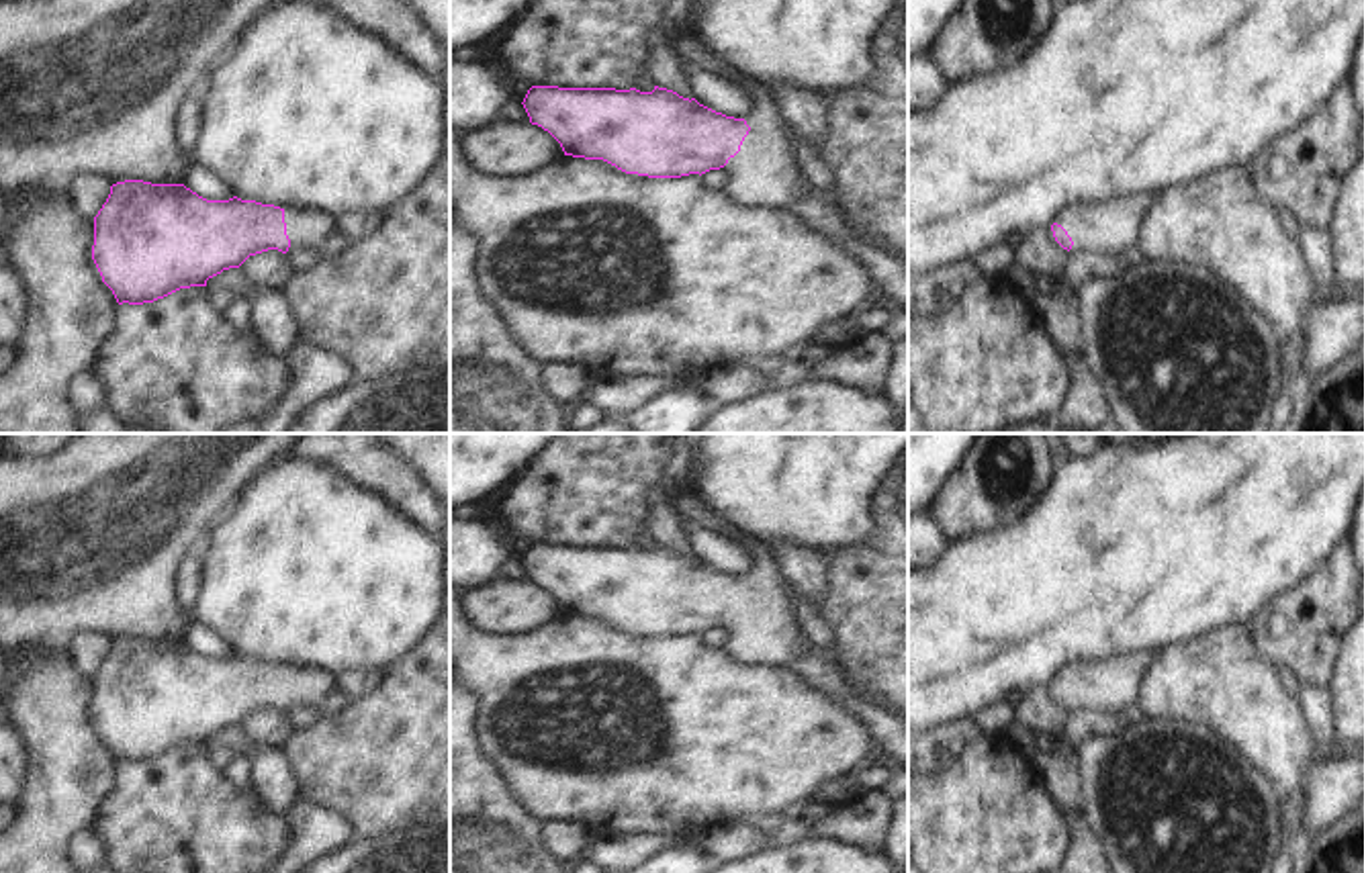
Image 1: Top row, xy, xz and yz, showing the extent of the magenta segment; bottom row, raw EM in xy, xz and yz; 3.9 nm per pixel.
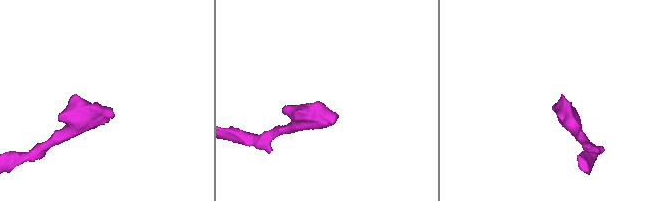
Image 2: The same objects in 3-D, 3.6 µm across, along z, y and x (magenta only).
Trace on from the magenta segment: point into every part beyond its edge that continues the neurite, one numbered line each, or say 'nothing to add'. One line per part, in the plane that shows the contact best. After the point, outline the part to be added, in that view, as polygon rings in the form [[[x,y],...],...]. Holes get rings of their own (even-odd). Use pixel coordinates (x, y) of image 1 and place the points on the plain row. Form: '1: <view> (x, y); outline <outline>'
1: xz (761, 632); outline [[[687,489],[675,493],[675,511],[718,532],[755,554],[755,566],[744,575],[751,585],[740,609],[722,626],[728,632],[726,650],[746,664],[789,669],[806,652],[802,622],[785,609],[787,583],[773,554],[732,523],[708,511],[701,499]]]

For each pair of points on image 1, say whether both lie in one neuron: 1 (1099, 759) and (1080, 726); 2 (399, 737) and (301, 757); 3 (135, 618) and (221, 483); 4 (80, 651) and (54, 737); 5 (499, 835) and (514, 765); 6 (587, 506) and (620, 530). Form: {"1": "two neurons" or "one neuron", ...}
{"1": "two neurons", "2": "one neuron", "3": "one neuron", "4": "two neurons", "5": "two neurons", "6": "one neuron"}

